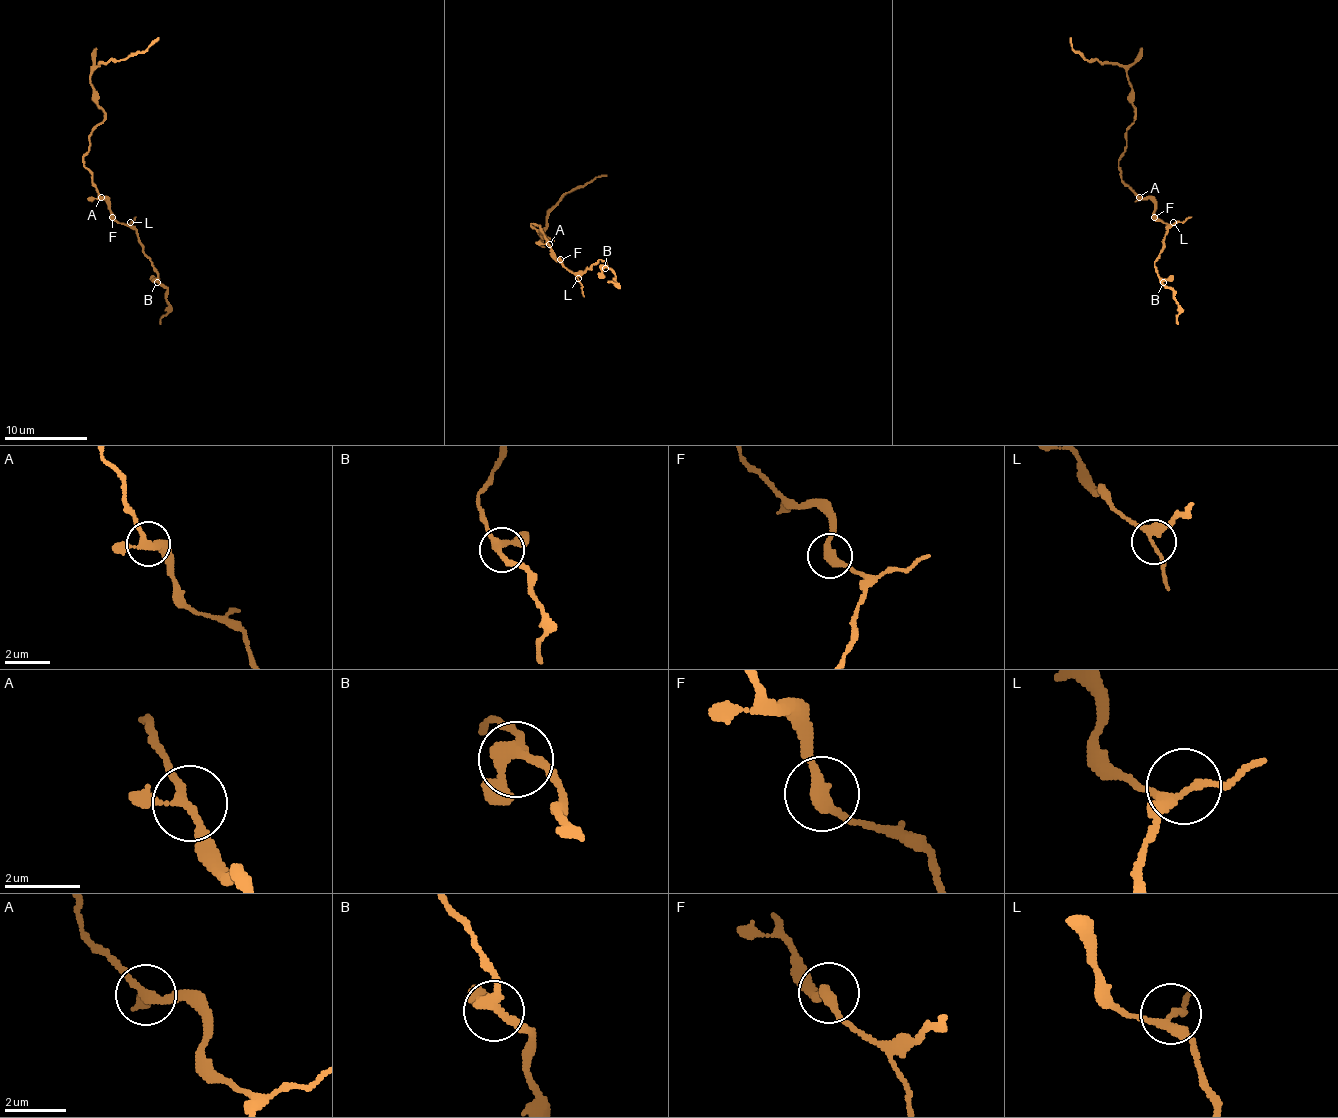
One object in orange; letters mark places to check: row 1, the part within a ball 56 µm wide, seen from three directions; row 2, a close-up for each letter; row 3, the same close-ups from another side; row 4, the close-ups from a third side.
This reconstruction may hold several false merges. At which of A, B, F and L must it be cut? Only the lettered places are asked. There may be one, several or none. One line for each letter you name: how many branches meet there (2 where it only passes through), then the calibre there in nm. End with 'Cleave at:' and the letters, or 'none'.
Cleave at: none

